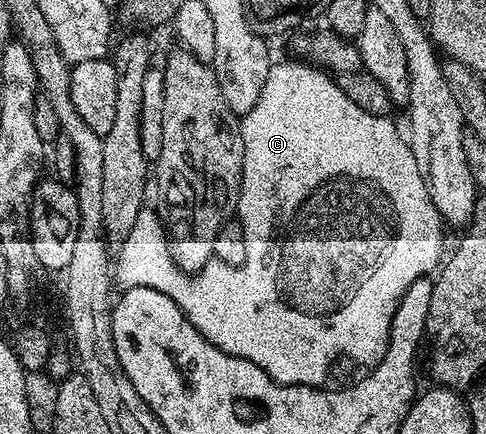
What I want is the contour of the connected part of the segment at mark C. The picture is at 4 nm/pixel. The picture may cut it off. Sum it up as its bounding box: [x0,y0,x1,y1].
[116,63,444,386]

